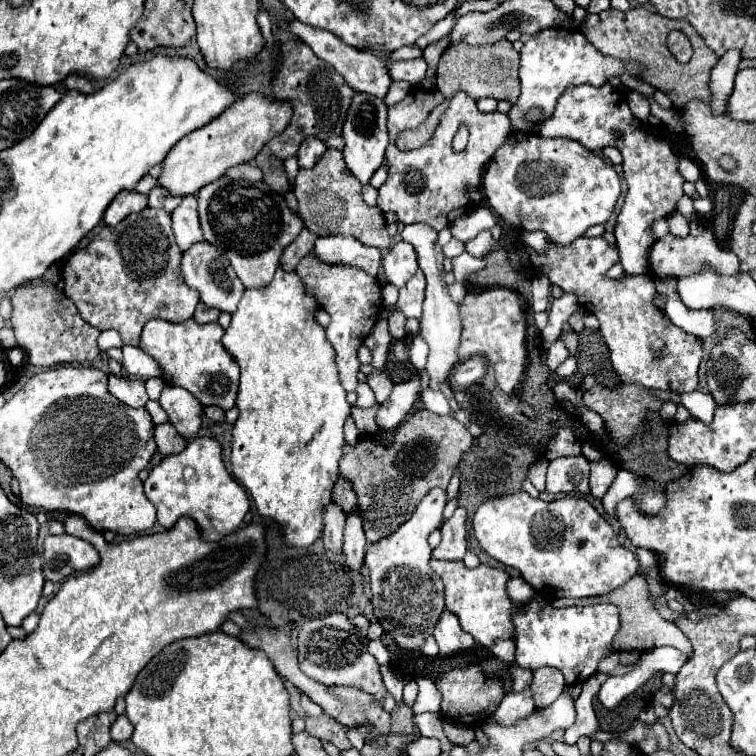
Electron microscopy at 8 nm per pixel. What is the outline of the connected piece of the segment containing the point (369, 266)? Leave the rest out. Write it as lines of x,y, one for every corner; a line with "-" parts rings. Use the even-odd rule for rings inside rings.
322,236
316,240
314,254
322,262
330,264
350,264
356,268
362,268
370,276
376,276
376,270
380,266
380,250
368,248
360,244
356,238
350,236

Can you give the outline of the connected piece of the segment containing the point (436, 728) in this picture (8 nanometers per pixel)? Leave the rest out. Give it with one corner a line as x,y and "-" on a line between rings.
418,714
418,716
414,716
414,724
416,724
416,730
420,732
420,736
438,738
444,746
444,754
450,752
452,744
448,742
448,738
442,732
442,716
440,714

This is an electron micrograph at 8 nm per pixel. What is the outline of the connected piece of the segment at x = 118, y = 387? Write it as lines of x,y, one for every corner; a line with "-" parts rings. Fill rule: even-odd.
110,374
108,390
120,402
124,402
126,406
132,406
132,408
142,408
144,402
148,400
142,380
130,380
130,378
120,378
120,376

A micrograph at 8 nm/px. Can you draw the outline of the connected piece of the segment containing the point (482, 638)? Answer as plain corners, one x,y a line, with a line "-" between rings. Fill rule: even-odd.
432,560
432,570
438,574
438,578
444,582
444,594
446,594
446,608
454,612
460,620
460,626
472,634
472,638
490,648
496,640
512,640
514,638
514,626
512,626
512,614
520,610
528,610
530,602
542,602
542,598
536,594
528,602
510,602
506,584
510,576
500,568
490,568
480,564
478,568
470,570
462,562
442,562

